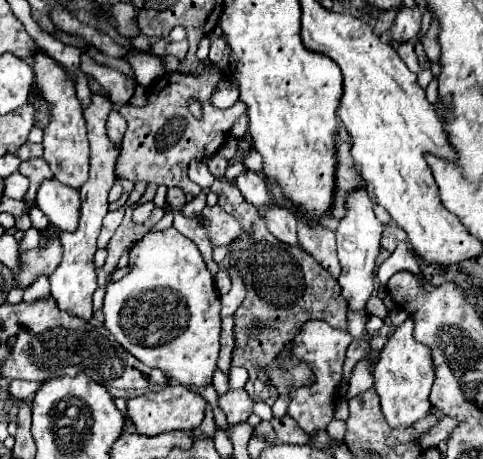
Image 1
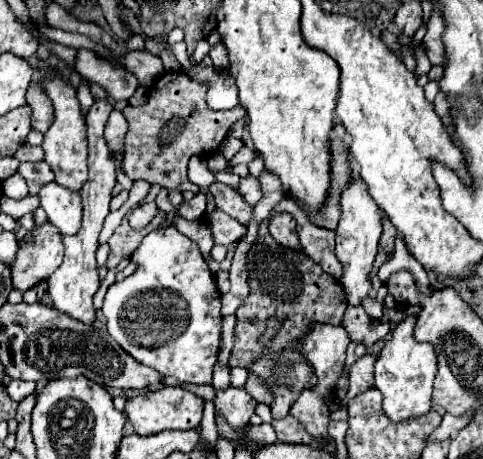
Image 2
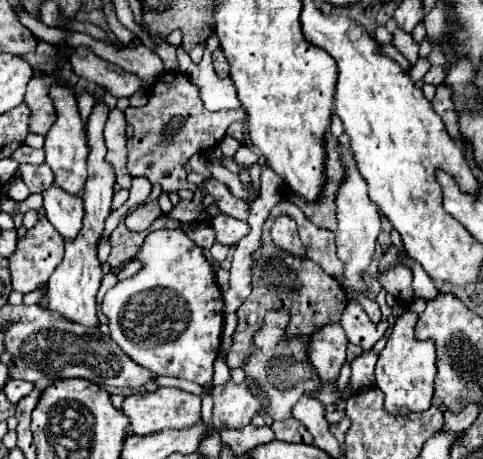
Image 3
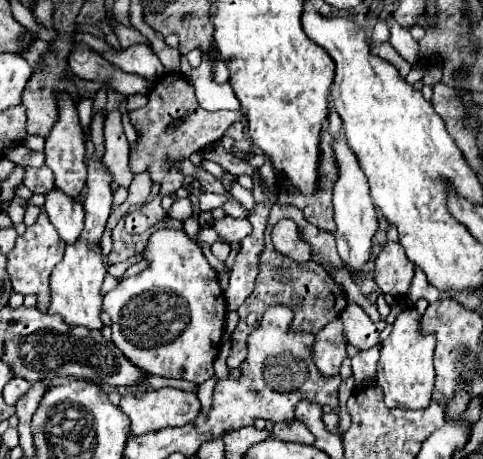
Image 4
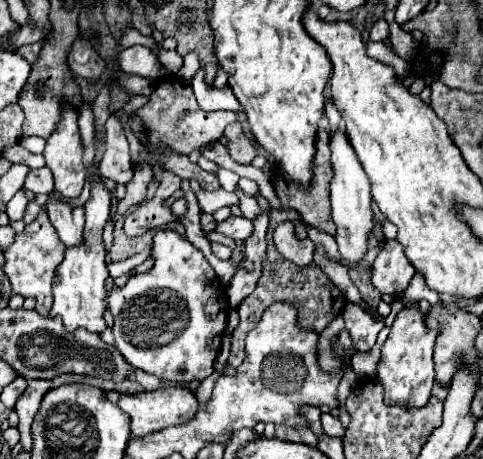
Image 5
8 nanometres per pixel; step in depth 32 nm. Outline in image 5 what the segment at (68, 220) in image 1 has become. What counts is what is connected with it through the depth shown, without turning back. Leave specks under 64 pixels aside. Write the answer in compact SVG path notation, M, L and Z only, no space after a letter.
M50 196L50 200L46 202L46 212L60 240L66 246L80 244L82 230L84 230L84 208L82 206L70 206L64 198Z

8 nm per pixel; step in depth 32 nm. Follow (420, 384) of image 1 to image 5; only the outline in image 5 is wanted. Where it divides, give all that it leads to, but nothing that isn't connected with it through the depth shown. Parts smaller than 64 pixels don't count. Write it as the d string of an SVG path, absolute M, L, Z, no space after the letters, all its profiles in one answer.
M408 306L398 312L382 346L382 358L378 362L378 380L384 386L384 402L388 406L424 408L424 404L428 404L434 386L432 352L436 336L436 330L426 330L424 314L418 310L418 306Z

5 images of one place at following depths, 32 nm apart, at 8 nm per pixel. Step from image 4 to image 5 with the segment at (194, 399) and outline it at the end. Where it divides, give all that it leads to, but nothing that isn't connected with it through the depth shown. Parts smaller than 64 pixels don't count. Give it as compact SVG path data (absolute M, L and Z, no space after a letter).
M160 388L152 392L146 390L146 392L136 392L136 394L122 394L118 406L132 420L130 424L132 436L144 436L144 434L168 428L168 426L184 424L184 420L192 420L192 416L196 416L198 400L190 390L184 390L184 388Z

